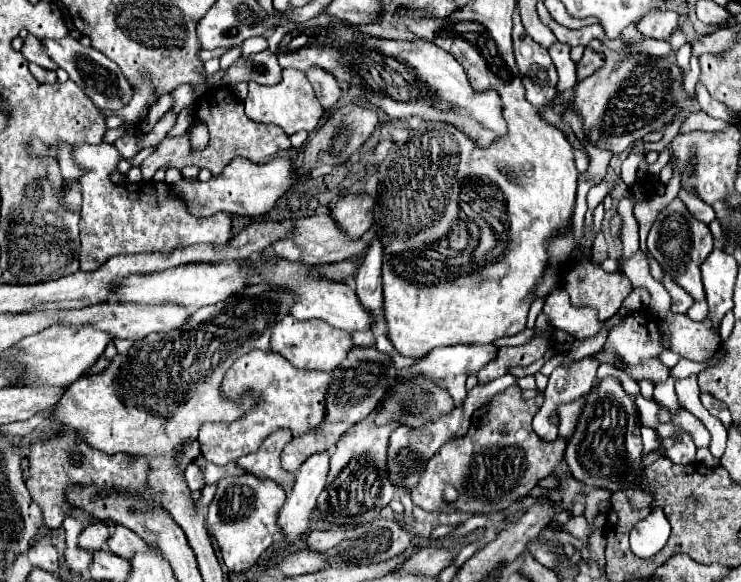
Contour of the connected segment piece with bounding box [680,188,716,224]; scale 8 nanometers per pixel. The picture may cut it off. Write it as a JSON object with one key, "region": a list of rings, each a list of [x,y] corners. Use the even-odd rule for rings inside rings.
{"region":[[[682,188],[682,190],[680,190],[680,200],[688,206],[690,214],[694,214],[694,218],[700,220],[700,222],[710,224],[710,222],[716,218],[716,216],[714,216],[714,210],[712,210],[706,202],[698,200],[698,196],[694,196],[694,192],[686,192],[686,190]]]}

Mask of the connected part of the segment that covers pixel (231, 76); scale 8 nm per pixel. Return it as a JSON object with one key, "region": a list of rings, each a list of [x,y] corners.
{"region":[[[264,50],[250,56],[240,56],[224,74],[222,86],[234,88],[240,82],[258,82],[264,86],[272,86],[282,82],[282,68],[272,52]]]}

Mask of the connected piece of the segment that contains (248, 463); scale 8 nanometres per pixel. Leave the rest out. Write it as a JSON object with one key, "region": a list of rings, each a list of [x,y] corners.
{"region":[[[274,432],[274,436],[268,436],[262,444],[262,448],[258,448],[258,452],[242,456],[236,466],[242,468],[244,472],[252,472],[256,478],[260,480],[274,480],[276,484],[284,486],[284,478],[286,478],[286,470],[280,464],[280,454],[282,448],[292,440],[290,432]]]}

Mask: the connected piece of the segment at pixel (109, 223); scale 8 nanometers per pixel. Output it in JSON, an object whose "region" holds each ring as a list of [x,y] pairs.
{"region":[[[76,144],[72,146],[72,160],[82,168],[82,220],[80,220],[80,270],[100,268],[114,254],[138,252],[170,252],[192,244],[222,244],[230,240],[232,218],[228,212],[218,212],[200,218],[188,212],[188,206],[178,198],[166,182],[138,182],[112,184],[110,167],[117,167],[122,156],[112,144]]]}

